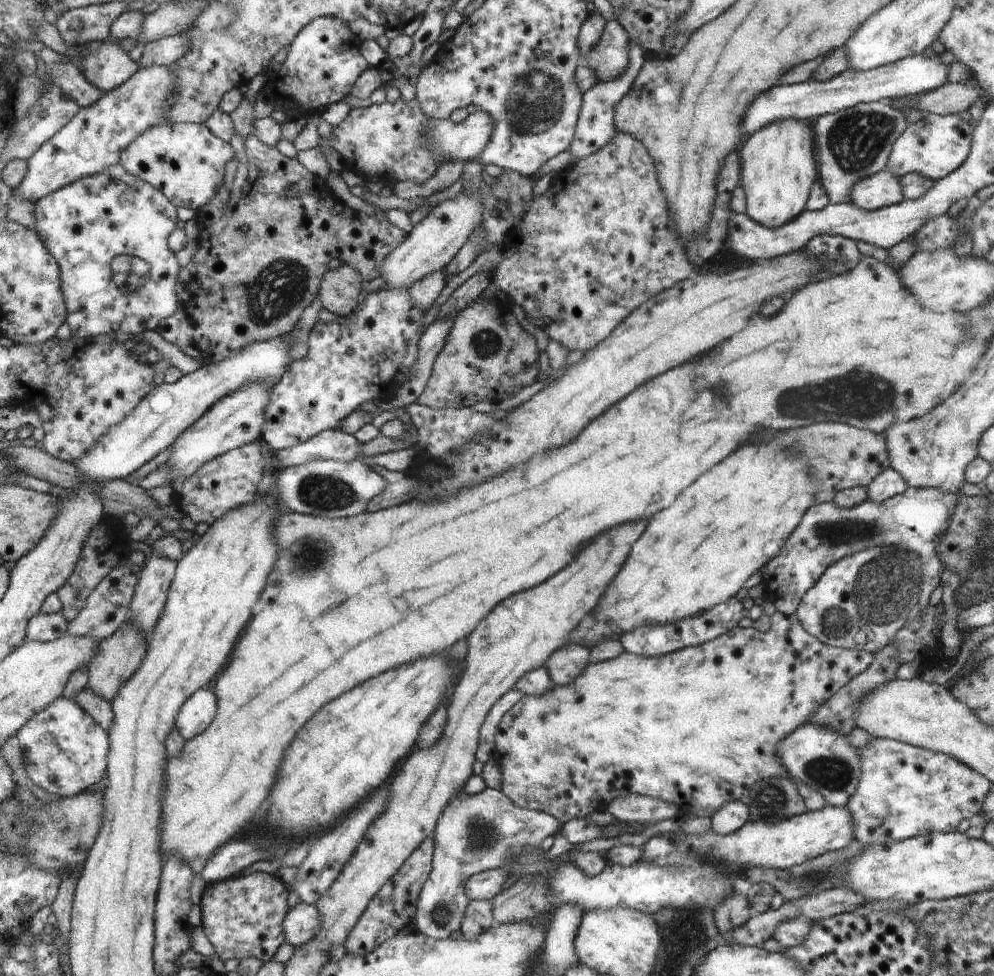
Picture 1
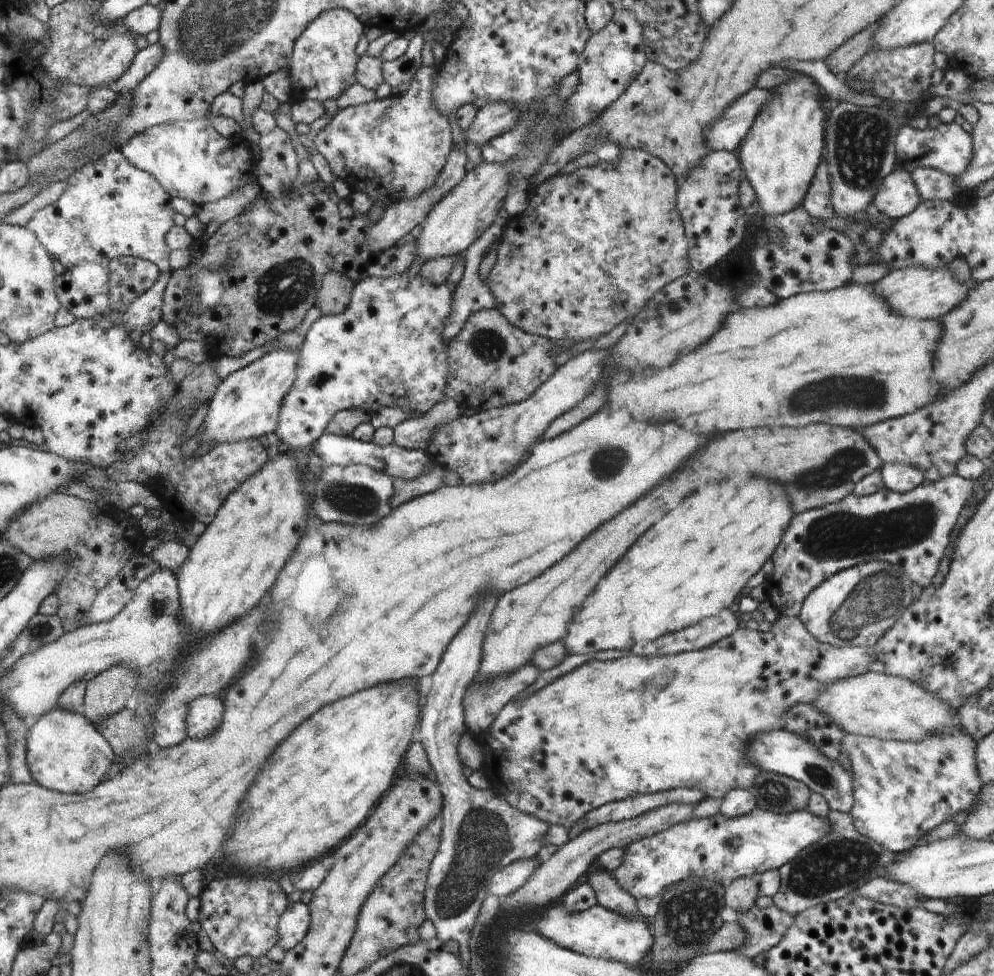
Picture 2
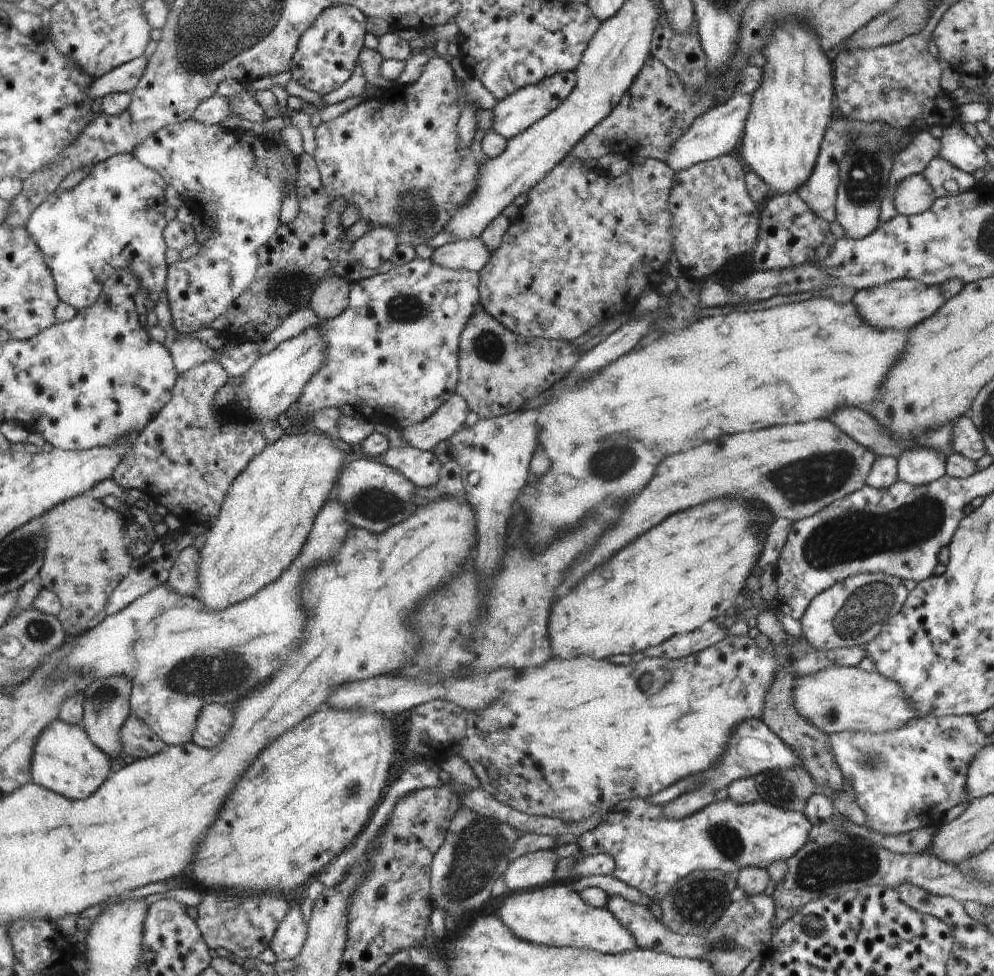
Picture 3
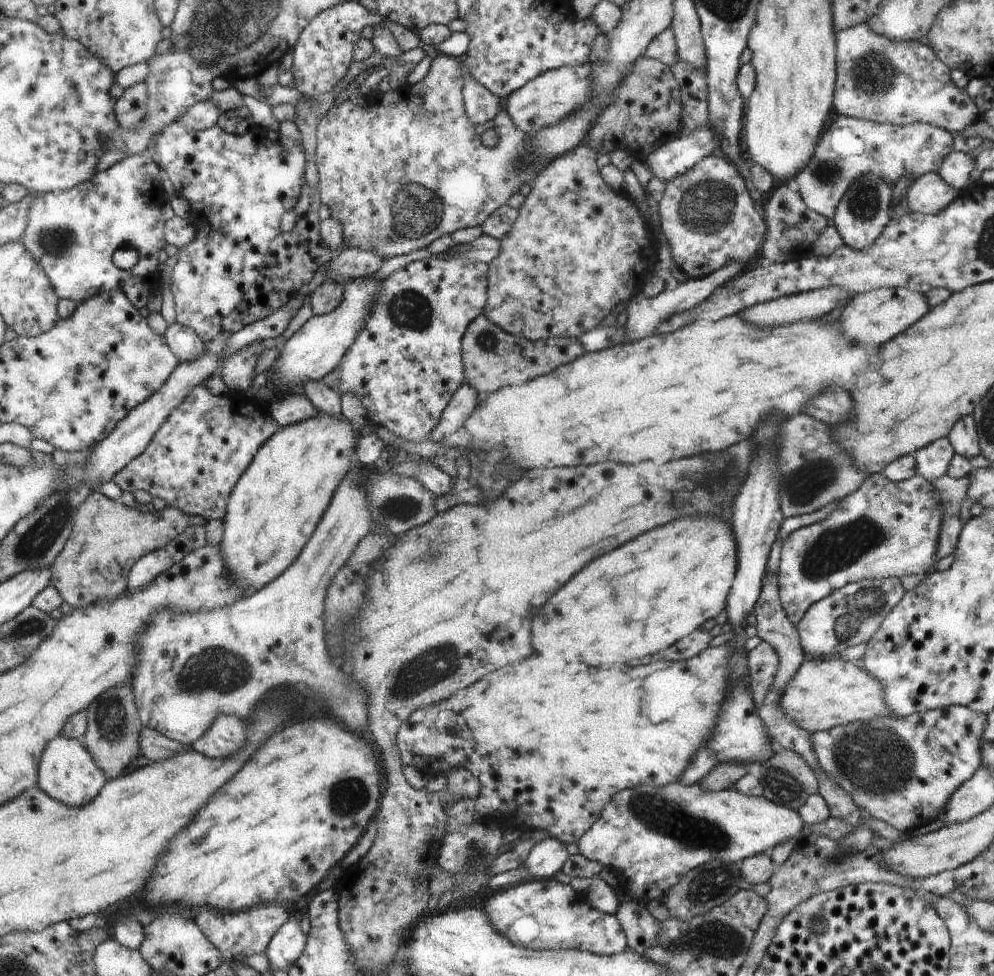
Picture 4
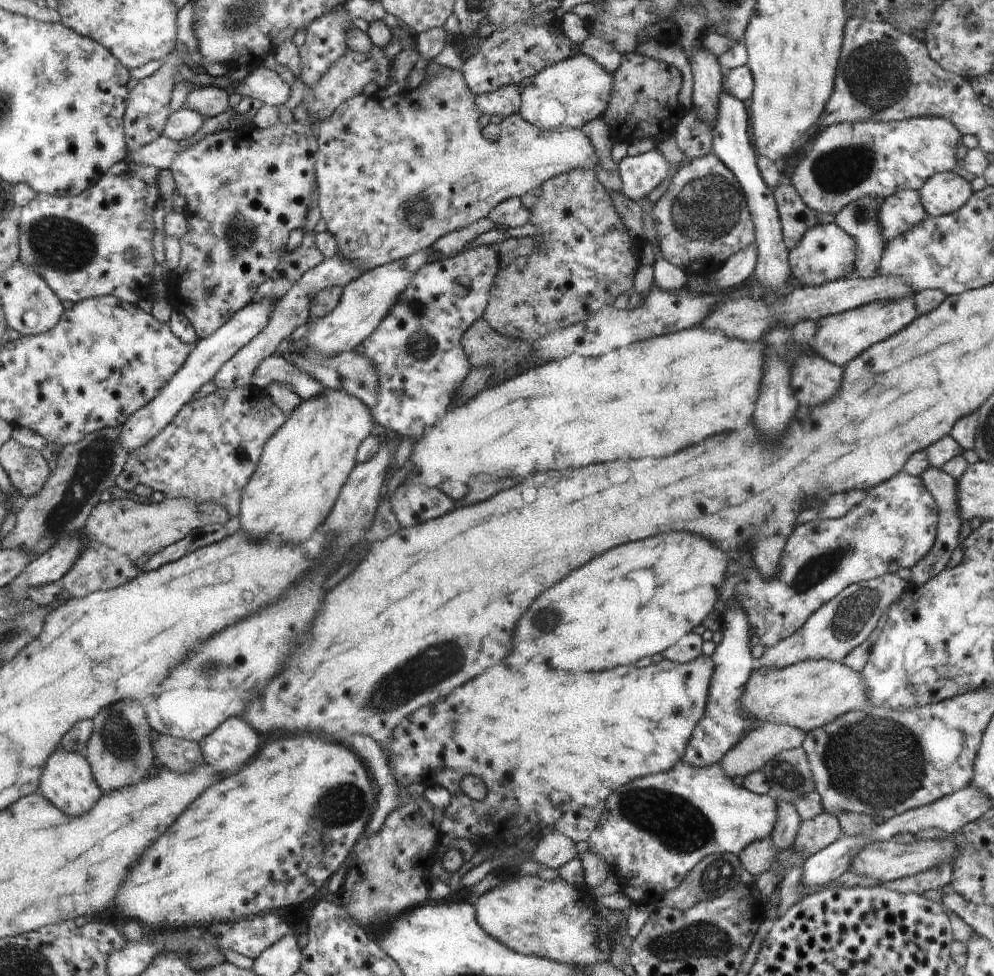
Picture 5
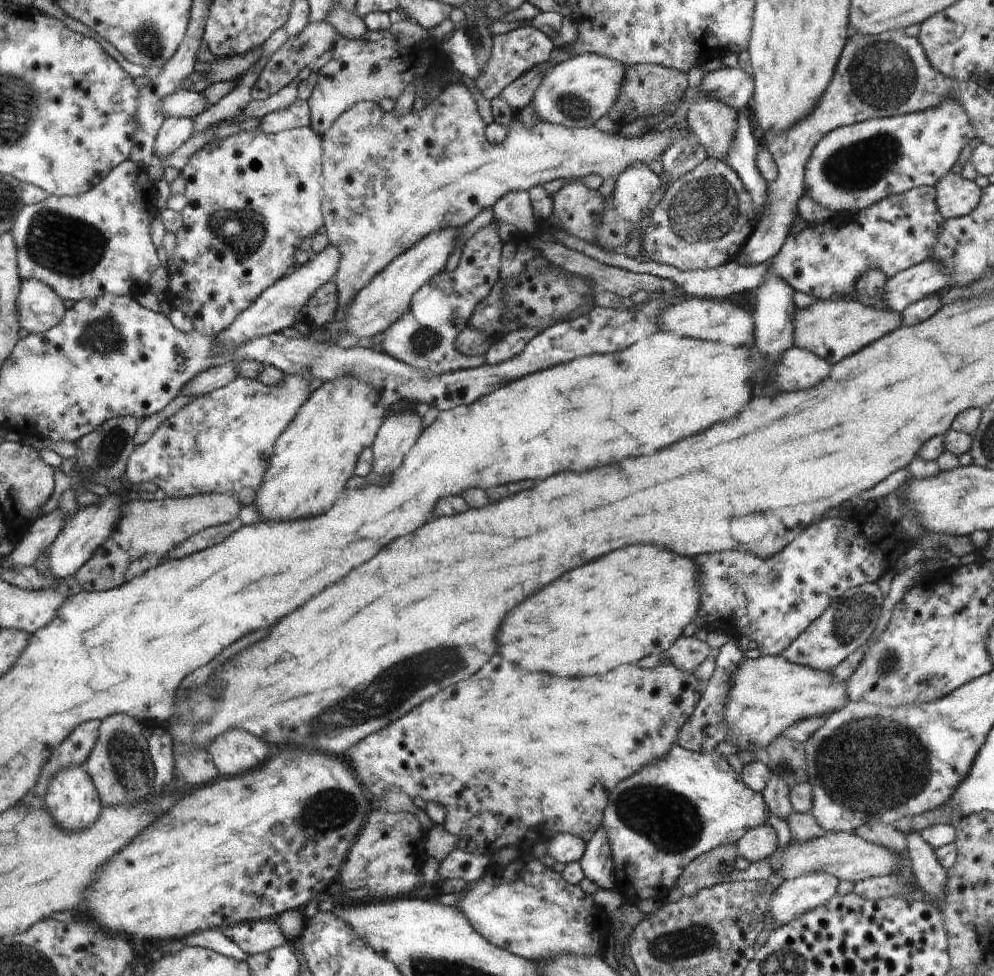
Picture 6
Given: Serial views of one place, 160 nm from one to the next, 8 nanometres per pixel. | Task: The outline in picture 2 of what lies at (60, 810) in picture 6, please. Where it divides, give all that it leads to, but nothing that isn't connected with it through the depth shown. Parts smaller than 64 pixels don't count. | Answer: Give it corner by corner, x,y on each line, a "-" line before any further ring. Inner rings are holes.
59,707
38,720
29,733
30,769
37,783
62,793
76,794
96,787
106,764
114,760
109,742
83,714

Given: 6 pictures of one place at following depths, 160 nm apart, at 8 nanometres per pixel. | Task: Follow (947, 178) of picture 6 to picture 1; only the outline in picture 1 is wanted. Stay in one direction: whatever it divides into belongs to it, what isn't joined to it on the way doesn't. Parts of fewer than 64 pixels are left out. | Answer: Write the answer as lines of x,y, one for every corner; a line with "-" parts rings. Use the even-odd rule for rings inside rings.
884,169
868,178
858,180
852,186
850,203
858,208
876,211
891,205
898,205
905,196
902,194
902,185
899,178

